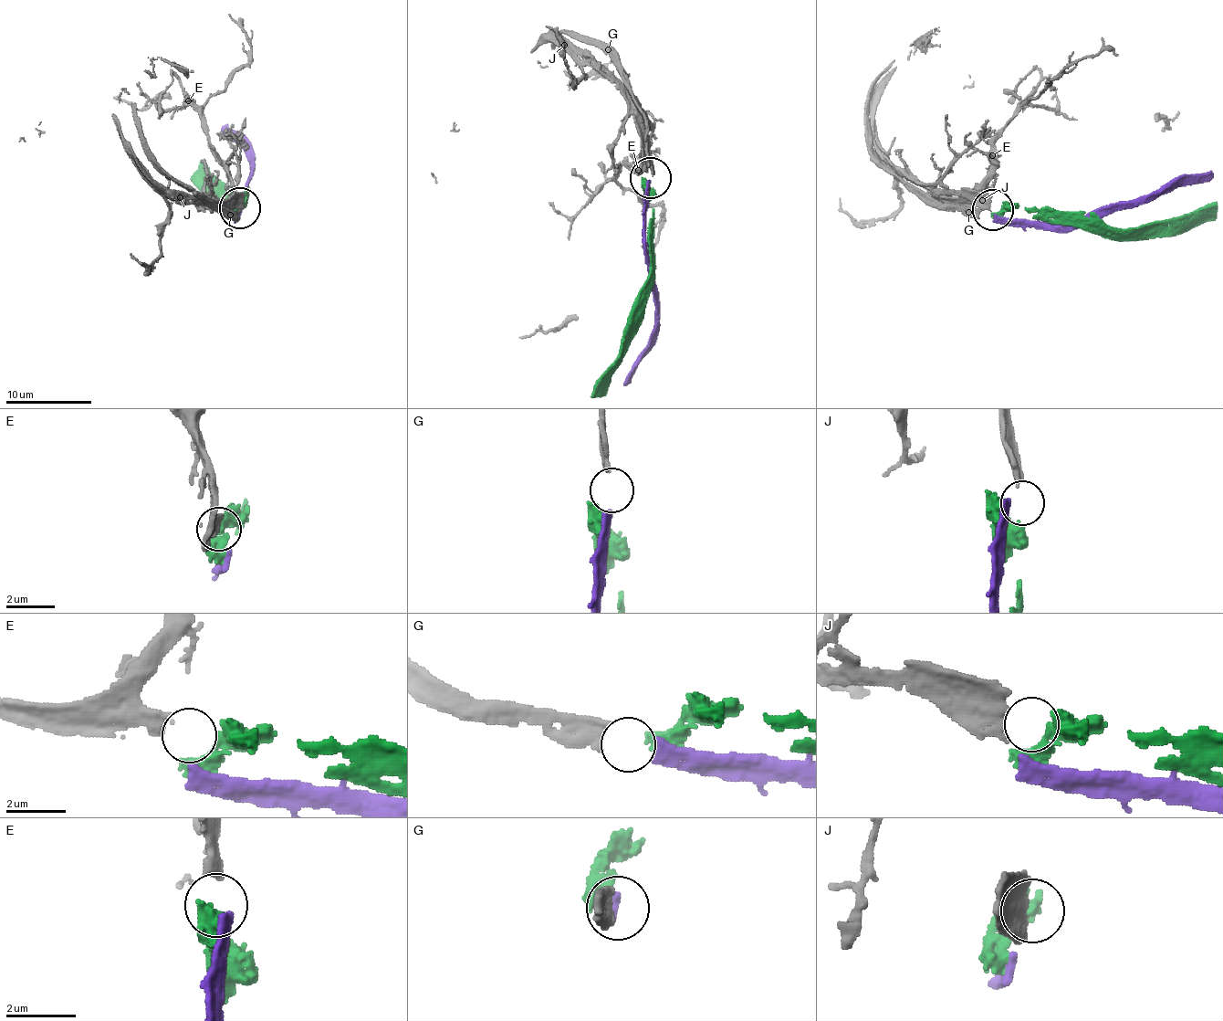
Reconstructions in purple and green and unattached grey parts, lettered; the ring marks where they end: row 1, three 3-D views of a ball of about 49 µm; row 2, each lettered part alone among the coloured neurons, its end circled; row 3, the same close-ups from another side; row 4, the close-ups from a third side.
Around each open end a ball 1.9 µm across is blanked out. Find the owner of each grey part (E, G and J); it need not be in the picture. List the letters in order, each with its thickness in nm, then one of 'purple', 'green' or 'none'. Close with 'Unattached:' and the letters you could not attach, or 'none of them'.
E: calibre 500 nm; none
G: calibre 280 nm; purple
J: calibre 440 nm; green
Unattached: E

